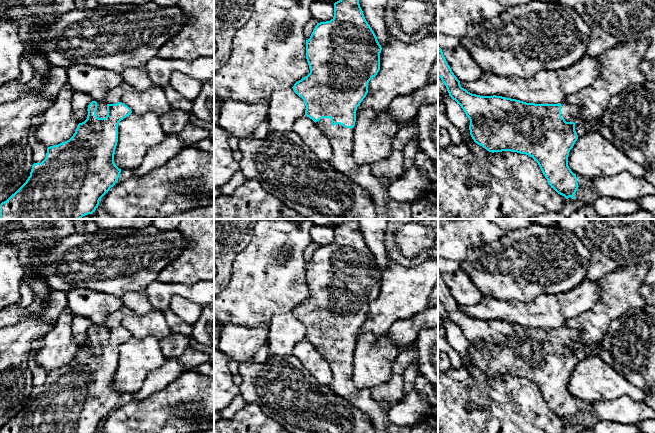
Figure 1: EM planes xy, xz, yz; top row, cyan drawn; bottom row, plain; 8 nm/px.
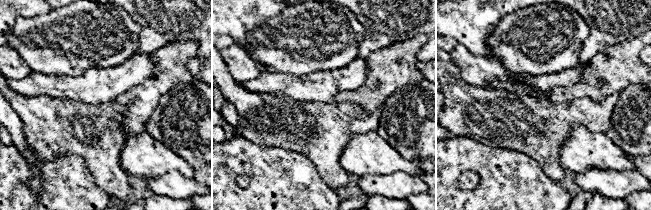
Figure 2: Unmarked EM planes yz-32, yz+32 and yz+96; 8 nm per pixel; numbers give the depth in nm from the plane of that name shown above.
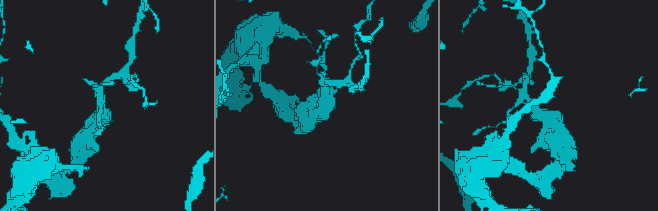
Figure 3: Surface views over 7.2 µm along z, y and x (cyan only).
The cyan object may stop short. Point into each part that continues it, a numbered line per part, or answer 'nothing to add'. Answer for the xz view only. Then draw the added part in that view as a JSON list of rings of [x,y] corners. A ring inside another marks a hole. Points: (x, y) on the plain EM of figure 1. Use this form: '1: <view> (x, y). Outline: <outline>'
1: xz (341, 363). Outline: [[[322,342],[316,346],[329,364],[333,380],[330,388],[351,405],[366,413],[373,425],[375,433],[411,433],[414,424],[399,426],[389,420],[387,411],[373,399],[369,389],[358,388],[353,380],[354,352],[345,352],[340,348],[331,349],[330,342]]]

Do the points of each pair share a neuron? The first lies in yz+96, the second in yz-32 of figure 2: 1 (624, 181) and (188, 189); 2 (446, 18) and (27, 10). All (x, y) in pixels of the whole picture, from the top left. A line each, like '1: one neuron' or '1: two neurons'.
1: one neuron
2: one neuron

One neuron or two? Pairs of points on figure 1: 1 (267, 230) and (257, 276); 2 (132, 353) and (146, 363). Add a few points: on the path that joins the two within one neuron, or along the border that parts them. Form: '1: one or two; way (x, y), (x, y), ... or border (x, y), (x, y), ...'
1: one; way (267, 241), (267, 265)
2: one; way (135, 356), (143, 360)

